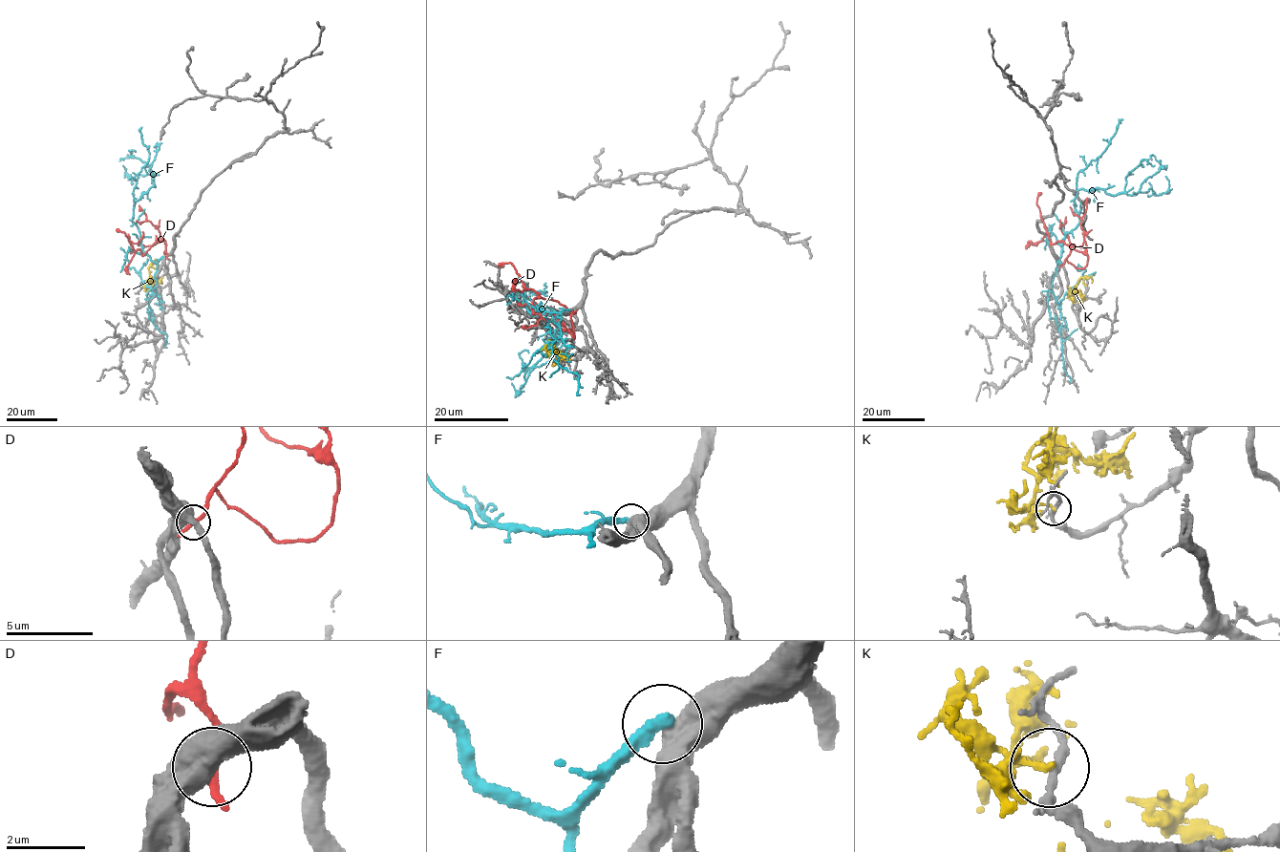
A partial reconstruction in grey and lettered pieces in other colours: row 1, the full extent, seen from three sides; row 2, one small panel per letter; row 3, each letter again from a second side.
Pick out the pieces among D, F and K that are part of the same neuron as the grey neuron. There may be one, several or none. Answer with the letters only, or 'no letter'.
no letter

